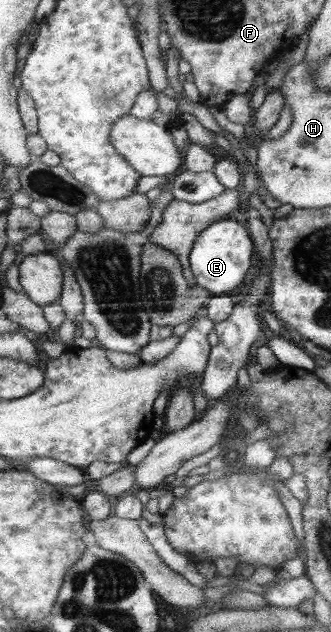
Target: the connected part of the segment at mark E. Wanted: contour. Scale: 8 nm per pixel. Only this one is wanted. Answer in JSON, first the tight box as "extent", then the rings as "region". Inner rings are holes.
{"extent":[190,212,254,295],"region":[[[237,212],[211,223],[196,237],[190,251],[190,266],[196,283],[208,290],[211,295],[226,293],[242,284],[252,265],[254,243],[248,229],[236,220]]]}

